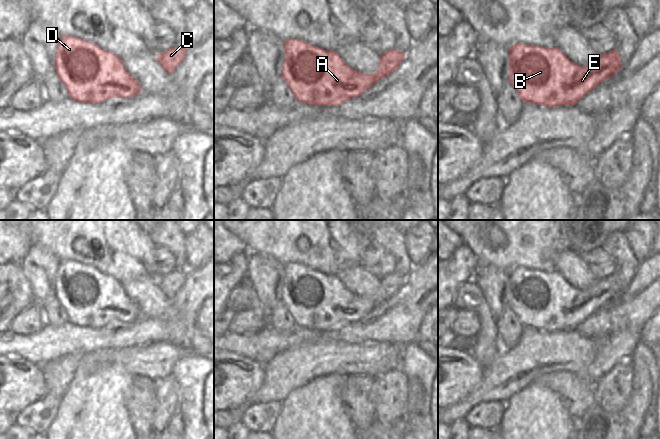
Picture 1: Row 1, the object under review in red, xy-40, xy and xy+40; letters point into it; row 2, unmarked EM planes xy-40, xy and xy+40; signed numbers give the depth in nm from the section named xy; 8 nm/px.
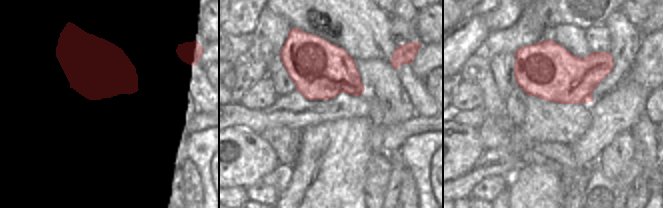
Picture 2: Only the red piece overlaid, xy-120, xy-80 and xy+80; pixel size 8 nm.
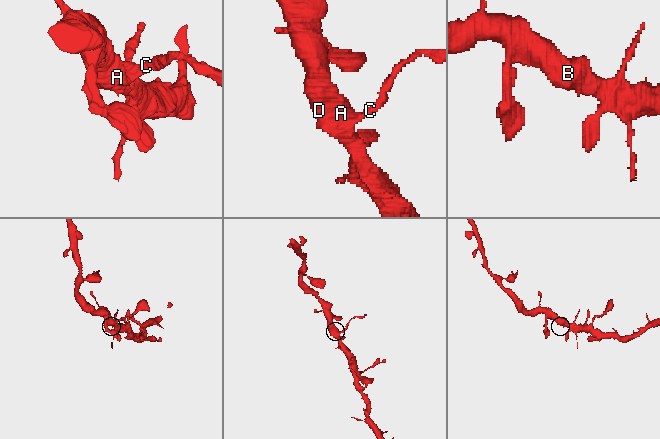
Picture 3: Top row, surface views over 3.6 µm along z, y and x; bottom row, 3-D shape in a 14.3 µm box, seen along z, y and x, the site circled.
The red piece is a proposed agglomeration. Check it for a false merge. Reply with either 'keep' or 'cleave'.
keep

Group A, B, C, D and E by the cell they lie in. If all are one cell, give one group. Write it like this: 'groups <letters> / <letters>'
groups A B C D E

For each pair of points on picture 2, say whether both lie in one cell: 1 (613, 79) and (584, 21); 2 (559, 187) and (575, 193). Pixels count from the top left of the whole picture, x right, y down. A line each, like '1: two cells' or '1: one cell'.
1: two cells
2: two cells

